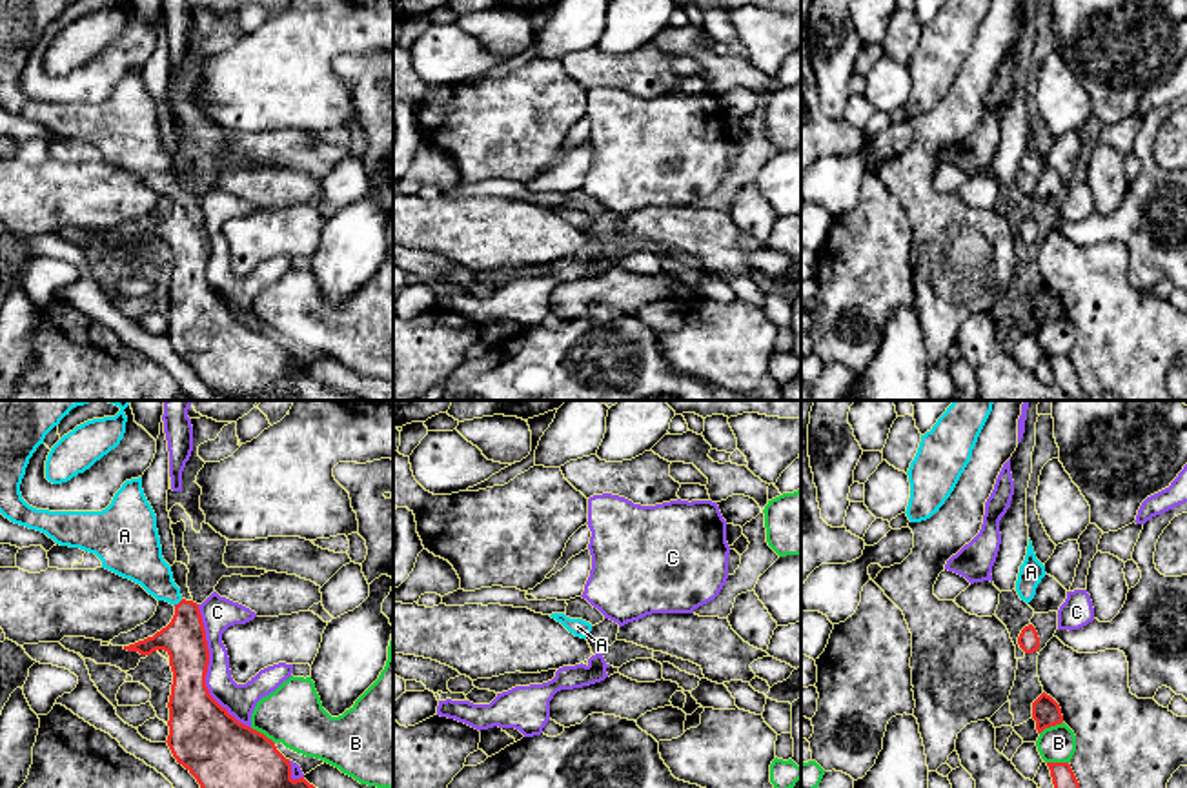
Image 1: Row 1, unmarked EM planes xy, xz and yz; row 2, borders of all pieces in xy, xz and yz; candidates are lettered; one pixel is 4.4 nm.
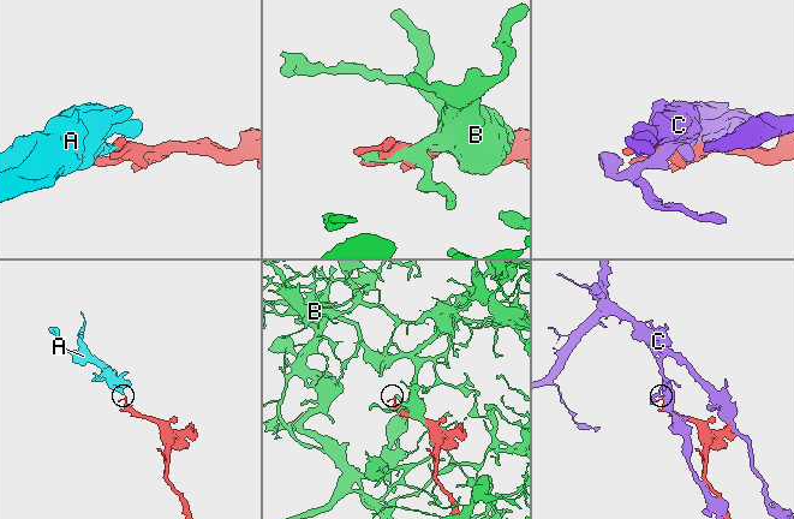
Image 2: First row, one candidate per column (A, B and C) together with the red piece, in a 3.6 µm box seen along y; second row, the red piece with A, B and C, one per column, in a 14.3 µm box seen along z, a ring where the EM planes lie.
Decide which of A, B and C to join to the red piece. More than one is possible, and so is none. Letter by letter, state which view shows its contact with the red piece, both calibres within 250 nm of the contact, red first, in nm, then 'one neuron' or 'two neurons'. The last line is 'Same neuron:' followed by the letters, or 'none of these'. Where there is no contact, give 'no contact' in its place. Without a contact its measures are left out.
A: xy | 190/190 nm | one neuron
B: xy | 360/260 nm | two neurons
C: xy | 260/140 nm | two neurons
Same neuron: A

